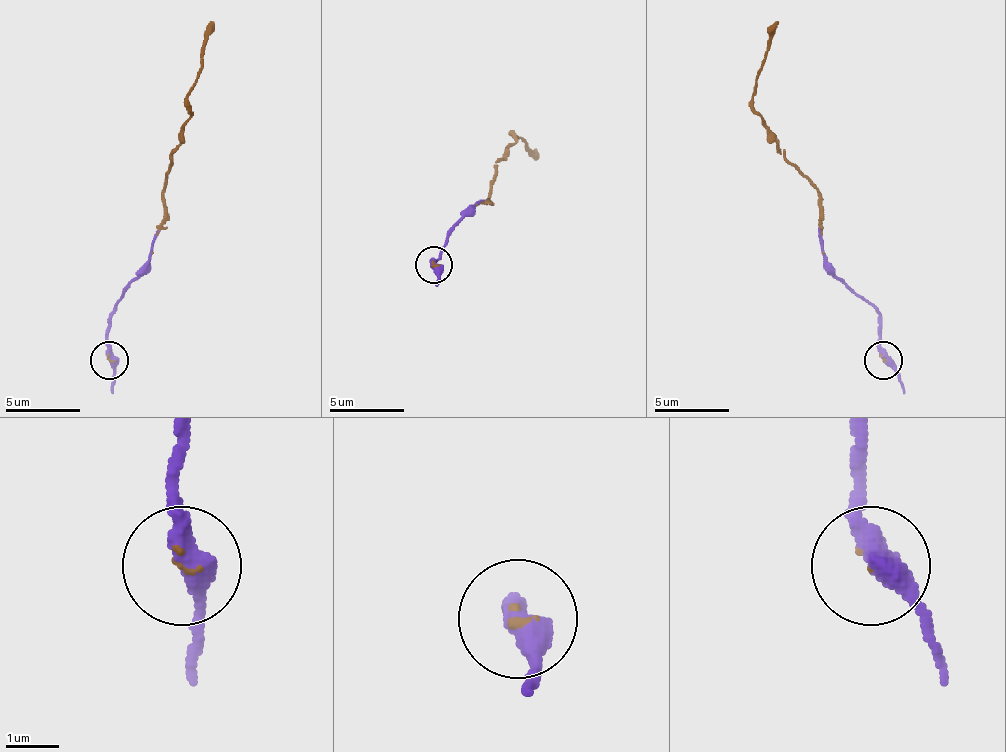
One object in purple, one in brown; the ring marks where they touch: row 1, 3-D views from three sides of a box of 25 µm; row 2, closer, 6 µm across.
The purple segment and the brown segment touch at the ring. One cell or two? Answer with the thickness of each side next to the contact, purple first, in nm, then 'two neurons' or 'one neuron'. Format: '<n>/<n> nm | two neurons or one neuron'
400/80 nm | one neuron

